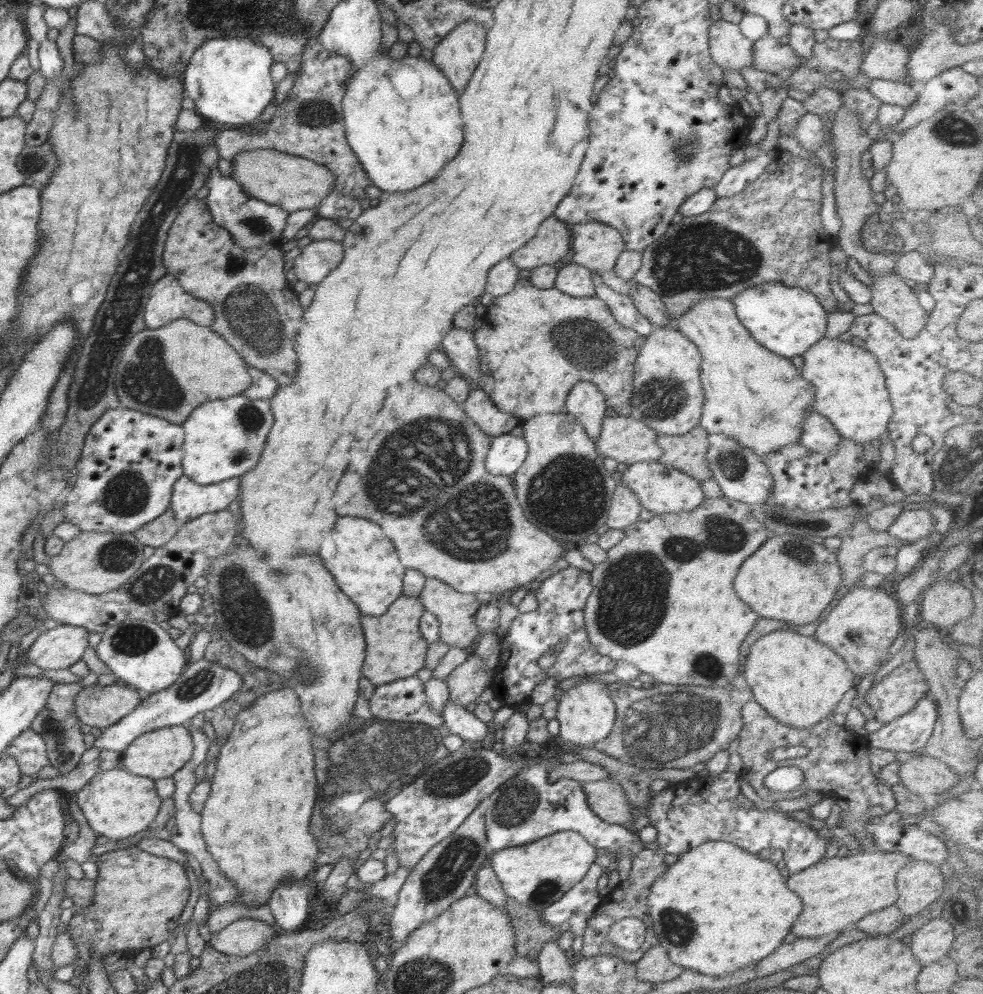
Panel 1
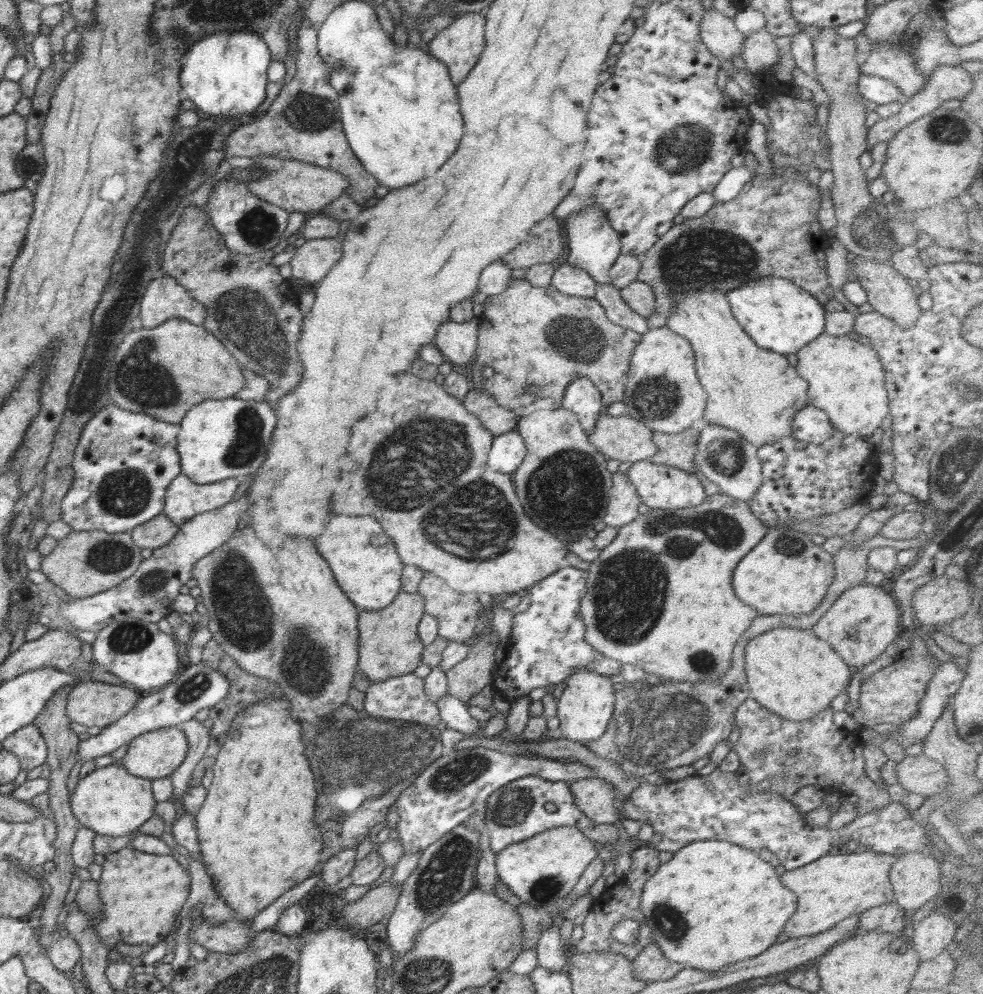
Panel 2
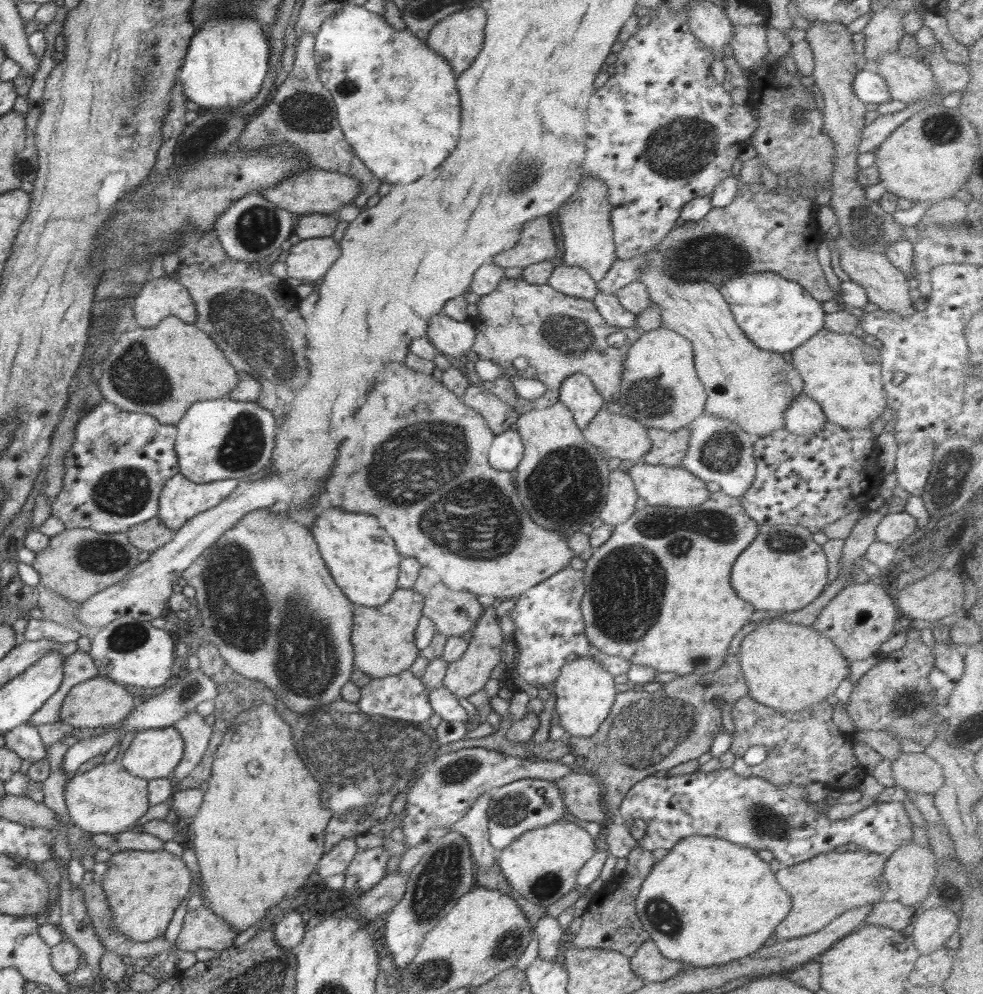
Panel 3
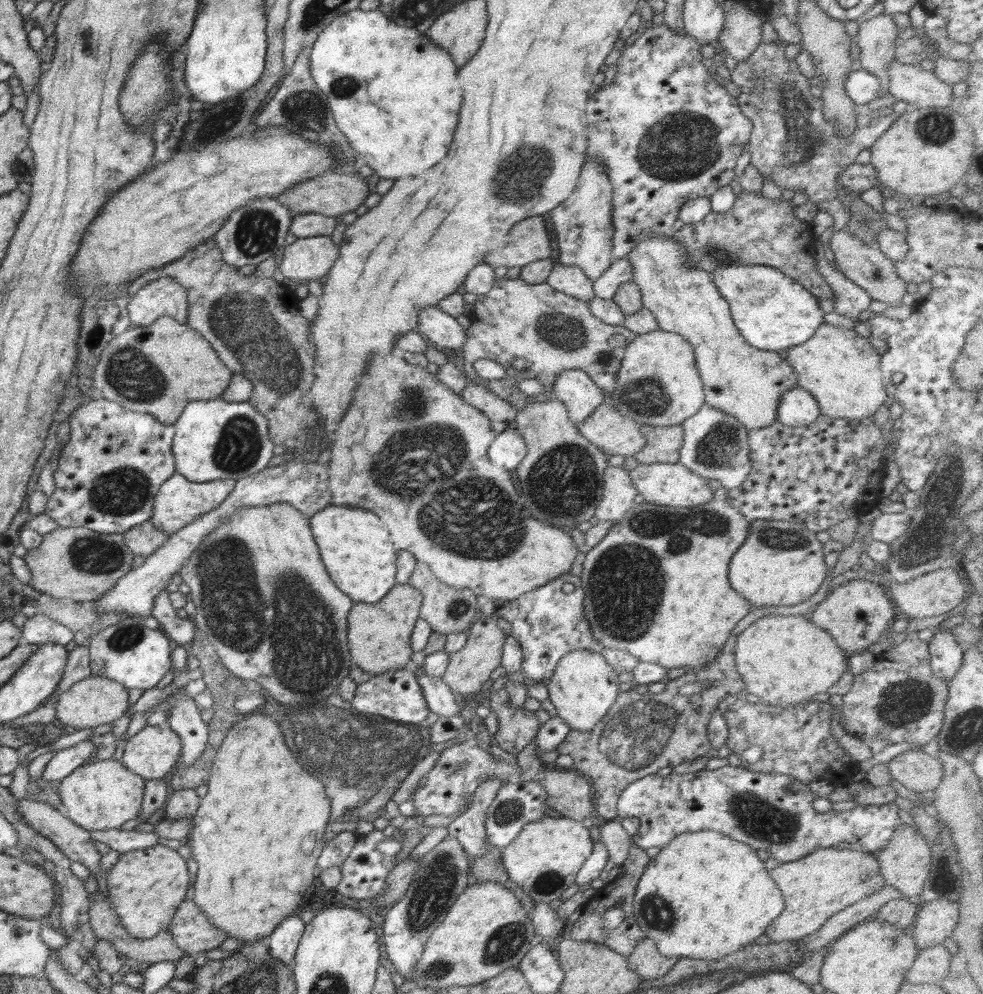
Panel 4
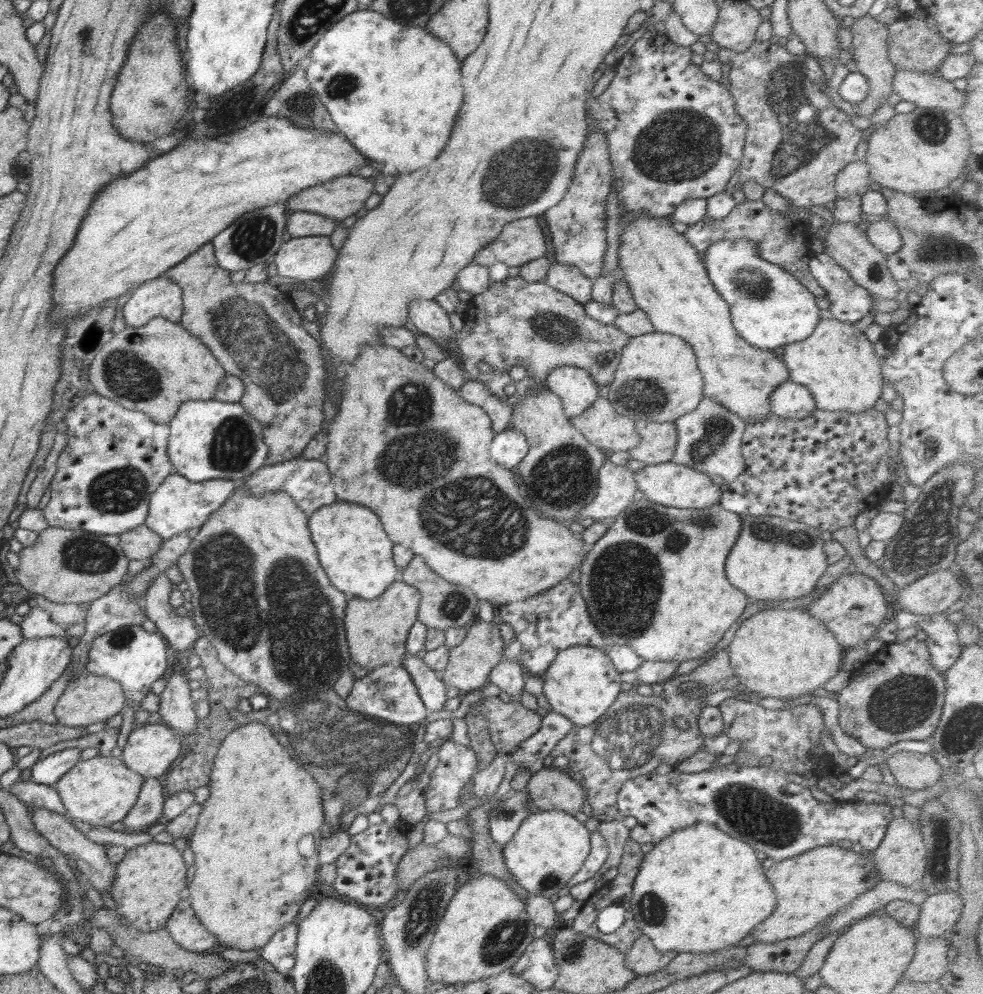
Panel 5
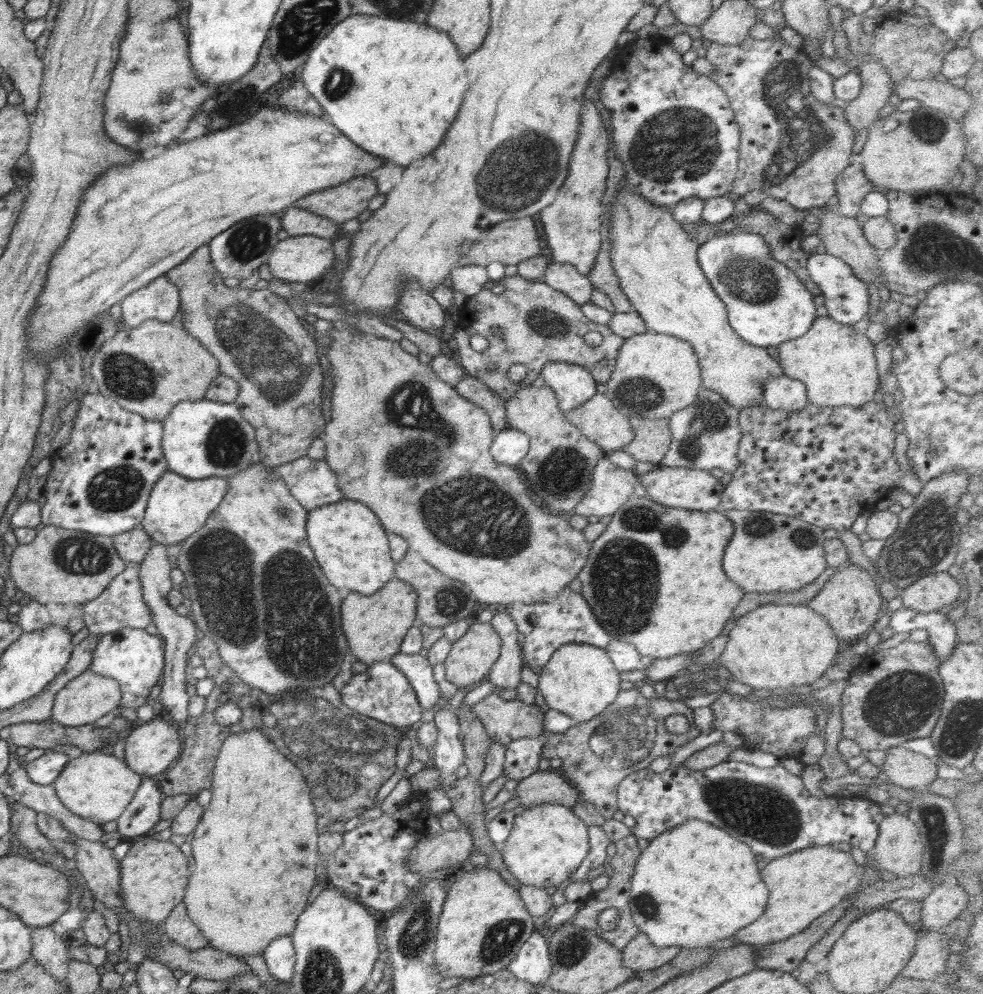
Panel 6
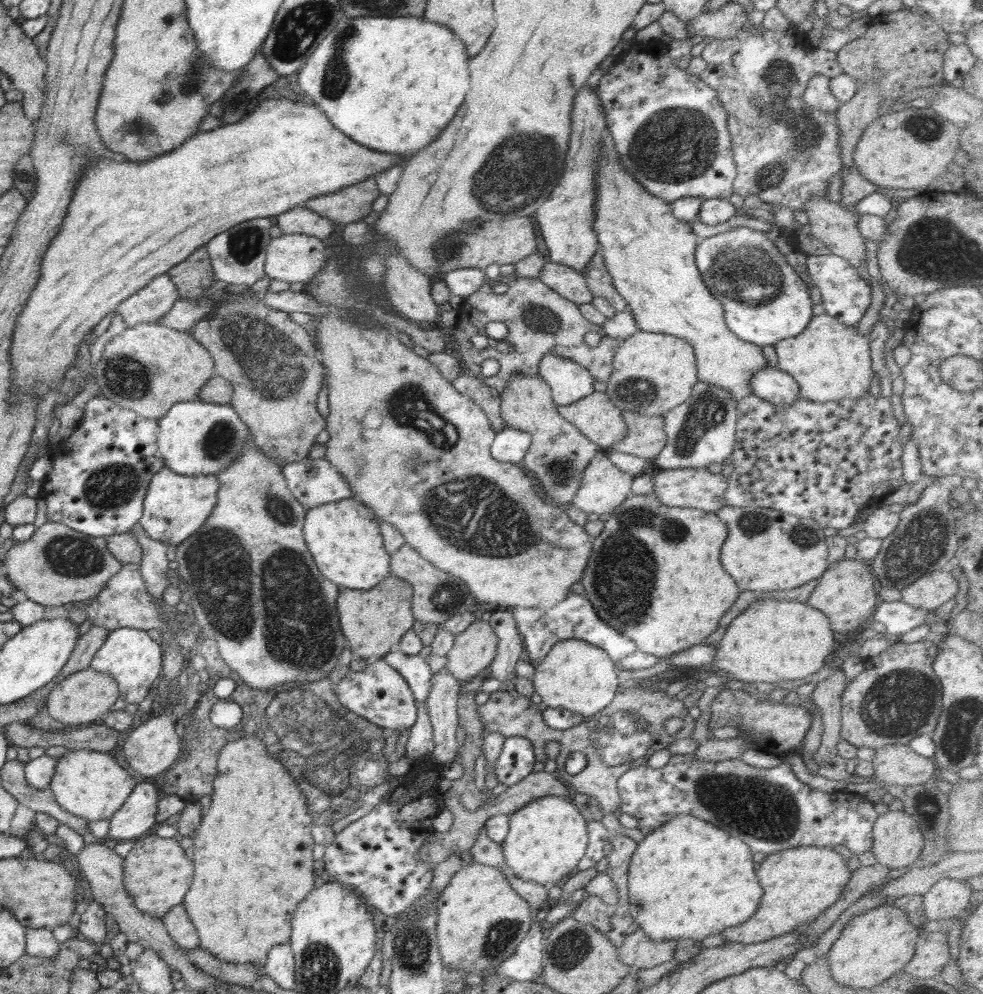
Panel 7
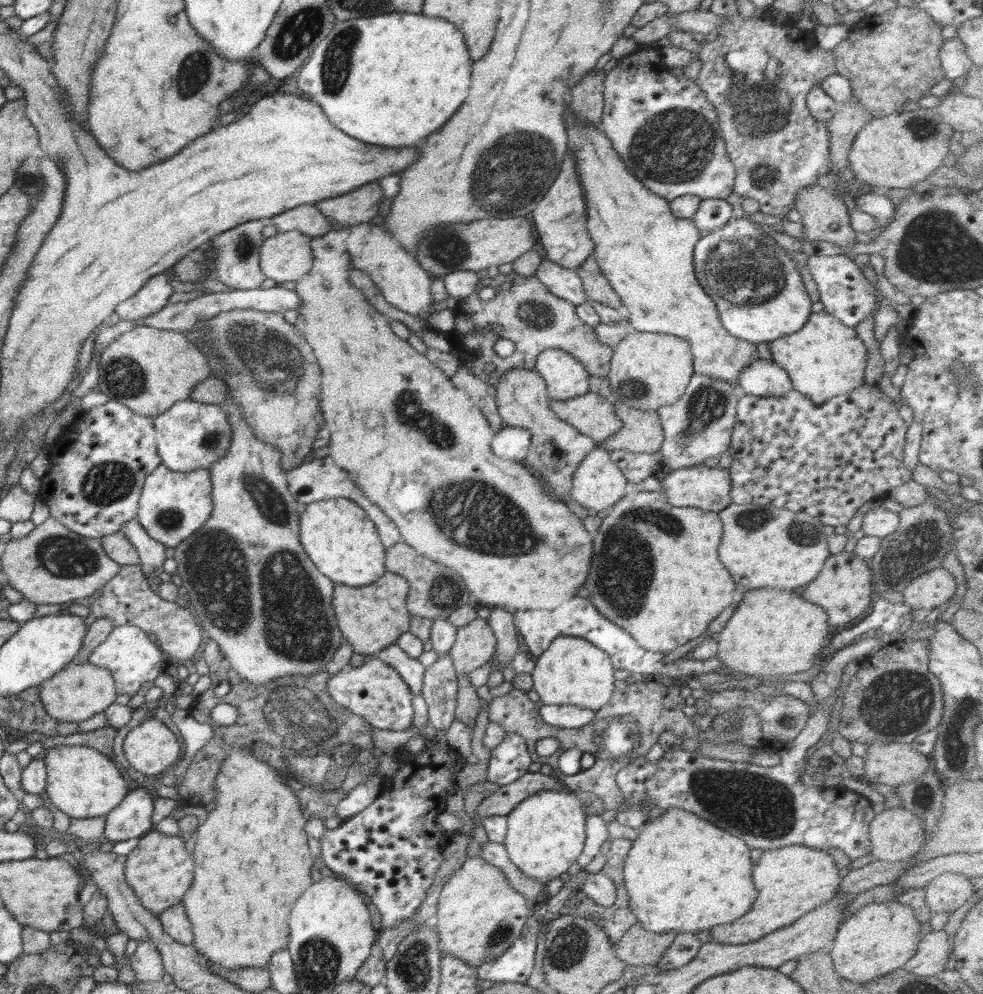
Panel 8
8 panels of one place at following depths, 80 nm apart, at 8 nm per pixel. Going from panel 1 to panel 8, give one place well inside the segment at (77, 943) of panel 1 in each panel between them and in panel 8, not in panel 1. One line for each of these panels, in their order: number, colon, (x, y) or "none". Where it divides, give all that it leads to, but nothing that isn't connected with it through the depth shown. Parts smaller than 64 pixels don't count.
2: (141, 893)
3: (142, 889)
4: (145, 887)
5: (148, 883)
6: (153, 875)
7: (157, 874)
8: (159, 870)

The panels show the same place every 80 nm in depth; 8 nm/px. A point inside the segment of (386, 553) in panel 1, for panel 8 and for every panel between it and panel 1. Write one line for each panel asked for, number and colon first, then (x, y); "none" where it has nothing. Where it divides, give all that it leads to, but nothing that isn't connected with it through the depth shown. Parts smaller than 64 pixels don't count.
2: (362, 557)
3: (366, 570)
4: (361, 559)
5: (354, 550)
6: (350, 544)
7: (343, 537)
8: (341, 540)

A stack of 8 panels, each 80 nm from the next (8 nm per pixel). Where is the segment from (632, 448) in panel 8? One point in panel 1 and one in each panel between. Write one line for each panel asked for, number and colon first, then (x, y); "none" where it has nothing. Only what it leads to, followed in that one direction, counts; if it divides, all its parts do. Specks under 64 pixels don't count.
1: (688, 453)
2: (678, 450)
3: (668, 448)
4: (663, 444)
5: (658, 445)
6: (653, 437)
7: (646, 437)

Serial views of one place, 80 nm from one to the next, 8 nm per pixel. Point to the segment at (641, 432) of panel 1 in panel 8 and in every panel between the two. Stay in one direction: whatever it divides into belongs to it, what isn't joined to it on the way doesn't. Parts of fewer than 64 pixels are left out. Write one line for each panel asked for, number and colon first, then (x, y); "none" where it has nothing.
2: (624, 439)
3: (618, 436)
4: (615, 434)
5: (601, 425)
6: (598, 420)
7: (595, 417)
8: (595, 417)

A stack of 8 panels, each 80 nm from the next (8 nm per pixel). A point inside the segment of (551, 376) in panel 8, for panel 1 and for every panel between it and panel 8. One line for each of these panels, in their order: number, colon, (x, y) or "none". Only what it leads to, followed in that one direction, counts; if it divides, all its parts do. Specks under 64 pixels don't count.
1: (585, 402)
2: (582, 398)
3: (578, 394)
4: (578, 393)
5: (577, 391)
6: (573, 385)
7: (569, 382)

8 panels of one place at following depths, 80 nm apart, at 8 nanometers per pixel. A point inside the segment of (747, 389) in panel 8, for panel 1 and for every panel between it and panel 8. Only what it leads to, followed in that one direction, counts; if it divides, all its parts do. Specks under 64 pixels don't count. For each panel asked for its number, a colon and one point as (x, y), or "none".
1: (818, 434)
2: (812, 425)
3: (804, 417)
4: (797, 407)
5: (790, 400)
6: (782, 393)
7: (773, 385)

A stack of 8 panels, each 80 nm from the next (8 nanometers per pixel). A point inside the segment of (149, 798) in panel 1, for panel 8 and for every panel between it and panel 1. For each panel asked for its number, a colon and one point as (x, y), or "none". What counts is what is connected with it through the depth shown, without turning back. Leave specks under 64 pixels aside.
2: (110, 800)
3: (107, 799)
4: (102, 795)
5: (100, 791)
6: (97, 787)
7: (90, 784)
8: (82, 782)

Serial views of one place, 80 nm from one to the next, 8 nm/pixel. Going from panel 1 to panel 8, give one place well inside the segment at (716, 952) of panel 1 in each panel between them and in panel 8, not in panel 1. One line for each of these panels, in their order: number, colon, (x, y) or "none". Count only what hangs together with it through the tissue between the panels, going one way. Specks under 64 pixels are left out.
2: (715, 903)
3: (709, 901)
4: (705, 895)
5: (699, 890)
6: (692, 883)
7: (688, 879)
8: (683, 873)

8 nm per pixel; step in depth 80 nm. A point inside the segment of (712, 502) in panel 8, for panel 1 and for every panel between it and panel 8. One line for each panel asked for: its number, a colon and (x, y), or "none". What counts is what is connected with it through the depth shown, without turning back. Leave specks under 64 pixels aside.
1: (662, 489)
2: (660, 487)
3: (664, 486)
4: (672, 485)
5: (669, 484)
6: (693, 489)
7: (699, 488)

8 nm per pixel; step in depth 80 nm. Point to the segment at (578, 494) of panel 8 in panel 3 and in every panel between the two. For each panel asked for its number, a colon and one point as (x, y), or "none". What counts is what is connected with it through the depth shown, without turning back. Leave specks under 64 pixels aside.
3: (622, 495)
4: (619, 492)
5: (616, 485)
6: (611, 487)
7: (604, 486)

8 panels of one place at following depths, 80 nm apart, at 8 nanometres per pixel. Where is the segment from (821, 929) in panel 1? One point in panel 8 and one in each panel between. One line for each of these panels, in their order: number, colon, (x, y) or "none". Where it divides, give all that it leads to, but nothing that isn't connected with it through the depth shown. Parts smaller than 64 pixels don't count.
2: (828, 890)
3: (821, 889)
4: (815, 888)
5: (810, 888)
6: (803, 885)
7: (799, 884)
8: (791, 881)

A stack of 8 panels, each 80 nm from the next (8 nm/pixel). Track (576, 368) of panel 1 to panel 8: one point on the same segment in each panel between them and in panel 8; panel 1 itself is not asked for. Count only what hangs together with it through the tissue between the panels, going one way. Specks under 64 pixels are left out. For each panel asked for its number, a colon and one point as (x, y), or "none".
2: (530, 336)
3: (558, 335)
4: (553, 332)
5: (513, 322)
6: (540, 324)
7: (540, 321)
8: (534, 319)

